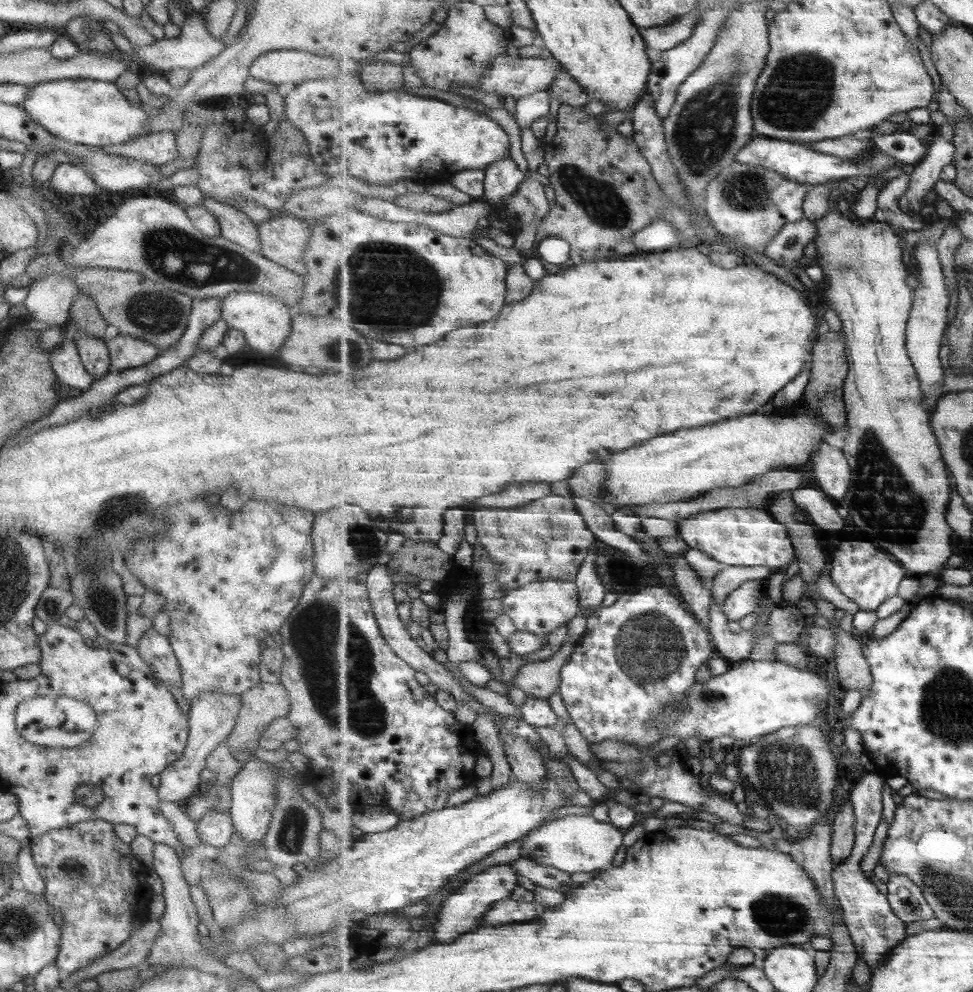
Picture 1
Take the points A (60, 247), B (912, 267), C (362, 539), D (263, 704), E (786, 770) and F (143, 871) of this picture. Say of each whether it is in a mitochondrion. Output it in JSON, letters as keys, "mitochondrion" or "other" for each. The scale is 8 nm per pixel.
{"A":"other","B":"other","C":"mitochondrion","D":"other","E":"mitochondrion","F":"other"}

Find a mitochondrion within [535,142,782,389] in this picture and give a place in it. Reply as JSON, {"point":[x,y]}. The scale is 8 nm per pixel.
{"point":[602,203]}

